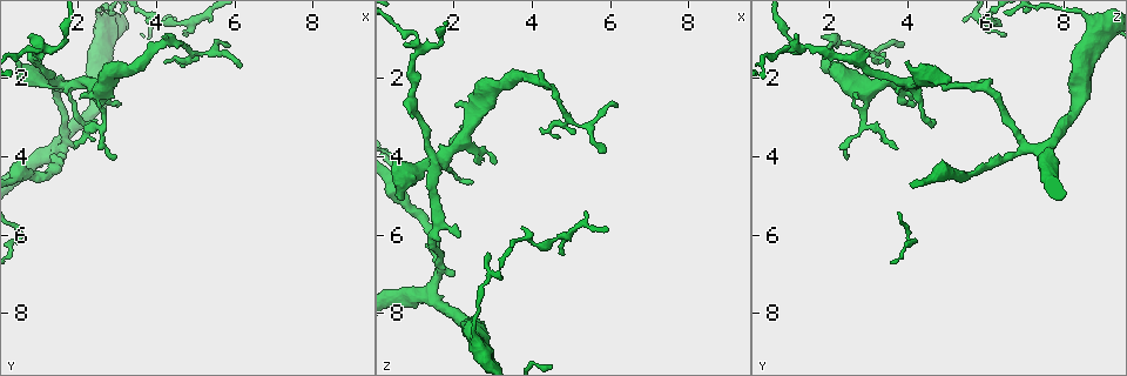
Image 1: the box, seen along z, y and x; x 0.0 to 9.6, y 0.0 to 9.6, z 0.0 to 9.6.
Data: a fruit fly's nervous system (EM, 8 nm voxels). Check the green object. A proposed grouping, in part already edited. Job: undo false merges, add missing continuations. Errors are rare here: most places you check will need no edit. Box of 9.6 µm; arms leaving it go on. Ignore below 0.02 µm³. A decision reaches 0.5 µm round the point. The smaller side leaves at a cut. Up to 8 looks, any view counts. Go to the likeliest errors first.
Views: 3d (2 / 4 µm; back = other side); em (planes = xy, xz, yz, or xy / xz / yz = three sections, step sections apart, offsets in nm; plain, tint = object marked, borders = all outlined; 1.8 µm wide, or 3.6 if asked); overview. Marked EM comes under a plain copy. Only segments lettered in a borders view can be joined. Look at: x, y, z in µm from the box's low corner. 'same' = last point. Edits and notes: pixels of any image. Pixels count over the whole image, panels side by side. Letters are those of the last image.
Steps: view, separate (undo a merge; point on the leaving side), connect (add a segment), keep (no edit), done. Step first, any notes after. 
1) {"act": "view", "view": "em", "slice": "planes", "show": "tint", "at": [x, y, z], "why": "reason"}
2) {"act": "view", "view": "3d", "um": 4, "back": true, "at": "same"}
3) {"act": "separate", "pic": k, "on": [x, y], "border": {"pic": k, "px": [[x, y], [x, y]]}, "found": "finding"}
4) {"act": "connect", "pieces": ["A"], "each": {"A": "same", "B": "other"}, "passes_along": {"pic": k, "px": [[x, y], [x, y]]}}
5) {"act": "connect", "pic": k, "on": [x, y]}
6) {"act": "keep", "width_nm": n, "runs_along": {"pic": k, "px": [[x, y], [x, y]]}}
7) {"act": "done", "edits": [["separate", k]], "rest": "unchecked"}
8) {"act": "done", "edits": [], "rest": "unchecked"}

{"act": "view", "view": "em", "slice": "planes", "show": "tint", "at": [1.55, 2.05, 4.20], "why": "branch point"}

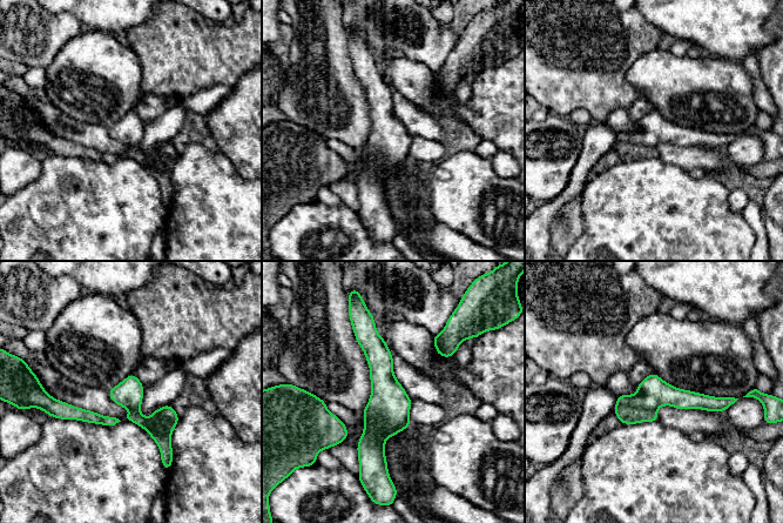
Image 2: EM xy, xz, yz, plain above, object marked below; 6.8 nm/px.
{"act": "view", "view": "em", "slice": "planes", "show": "borders", "at": "same", "why": "what lies round it"}

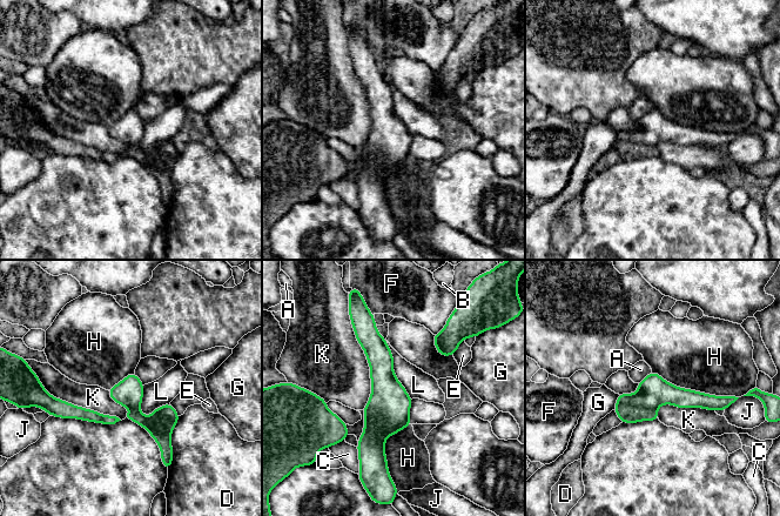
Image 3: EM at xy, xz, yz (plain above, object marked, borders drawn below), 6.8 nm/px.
{"act": "separate", "pic": 3, "on": [627, 413], "each": {"A": "other", "B": "other", "C": "other", "D": "other", "E": "other", "F": "other", "G": "other", "H": "other", "J": "other", "K": "other", "L": "other"}, "border": {"pic": 3, "px": [[617, 402], [656, 409]]}, "found": "two cells meet here"}

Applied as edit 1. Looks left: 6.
{"act": "view", "view": "overview", "why": "redraw"}

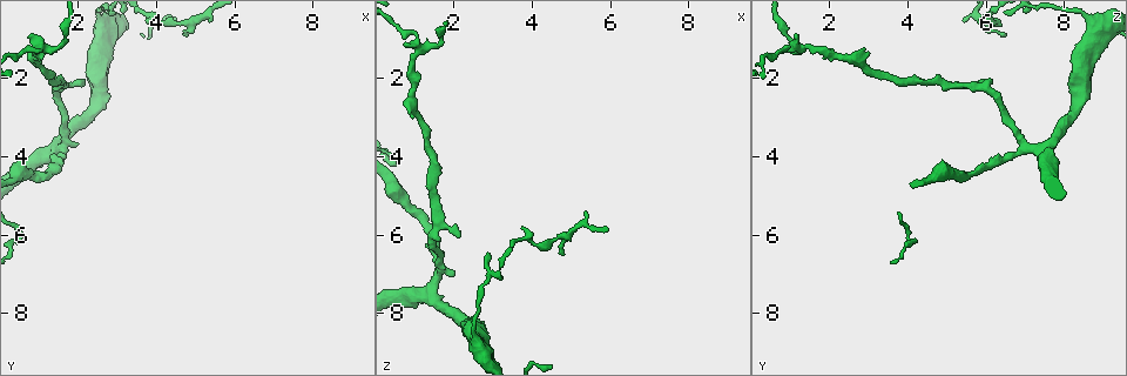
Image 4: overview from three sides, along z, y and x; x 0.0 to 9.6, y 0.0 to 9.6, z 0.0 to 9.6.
{"act": "view", "view": "3d", "um": 4, "at": [1.10, 1.20, 1.30], "why": "a narrow waist"}

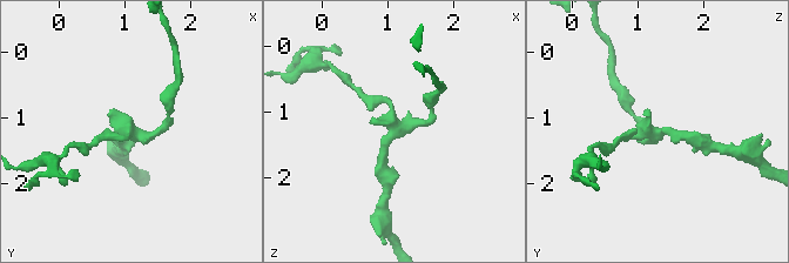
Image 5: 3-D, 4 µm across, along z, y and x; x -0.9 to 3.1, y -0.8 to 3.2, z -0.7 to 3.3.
{"act": "view", "view": "em", "slice": "xz", "step": 4, "show": "tint", "at": [1.15, 1.20, 1.25], "arms": 3, "why": "now the EM"}

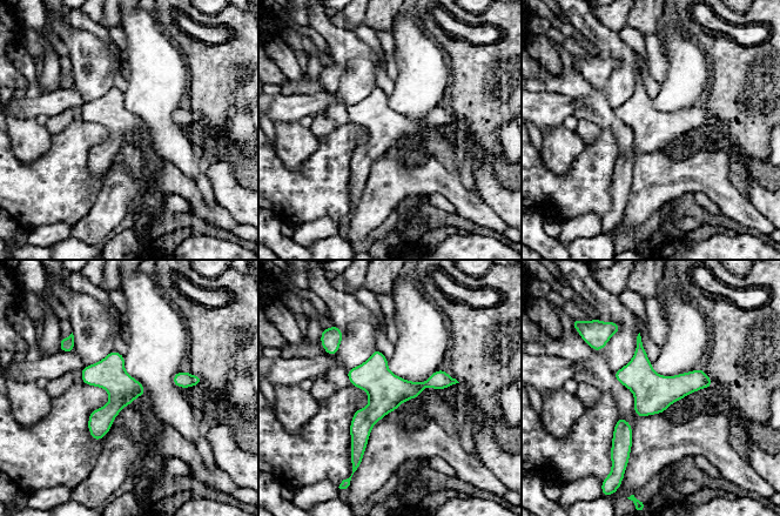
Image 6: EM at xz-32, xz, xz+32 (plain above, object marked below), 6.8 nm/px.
{"act": "view", "view": "em", "slice": "planes", "show": "borders", "at": "same"}

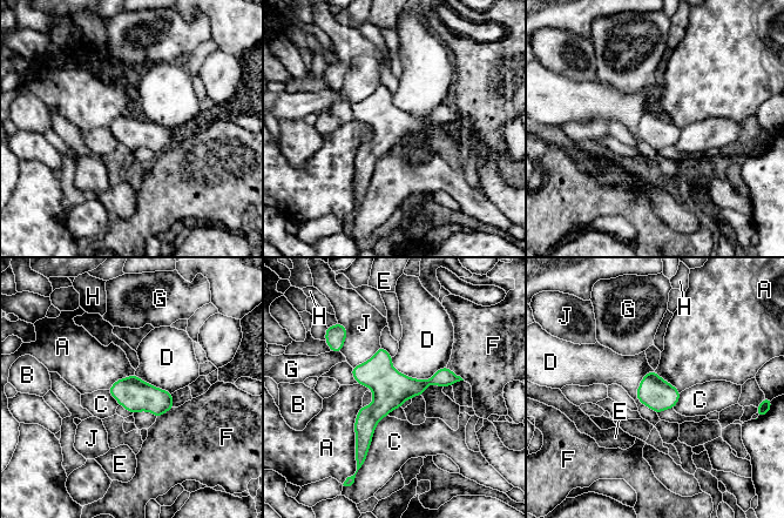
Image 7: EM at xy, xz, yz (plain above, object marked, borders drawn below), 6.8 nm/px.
{"act": "keep", "width_nm": 220, "each": {"A": "other", "B": "other", "C": "other", "D": "other", "E": "other", "F": "other", "G": "other", "H": "other", "J": "other"}, "runs_along": {"pic": 7, "px": [[457, 378], [399, 388], [358, 449]]}, "found": "continuous, no second cell"}

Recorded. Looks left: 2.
{"act": "view", "view": "3d", "um": 2, "back": true, "at": [4.80, 0.95, 6.45], "why": "free end"}

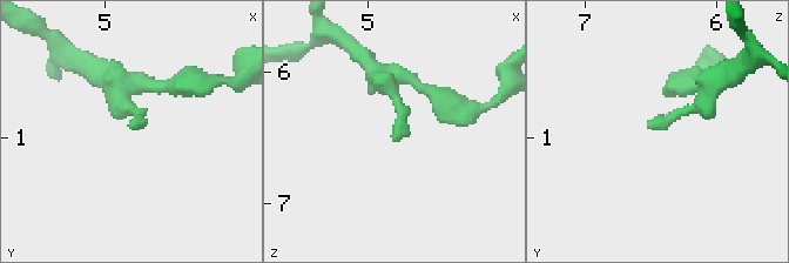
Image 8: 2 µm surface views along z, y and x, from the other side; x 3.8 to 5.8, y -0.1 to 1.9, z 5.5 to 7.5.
{"act": "view", "view": "em", "slice": "planes", "show": "borders", "at": [4.78, 0.92, 6.52]}

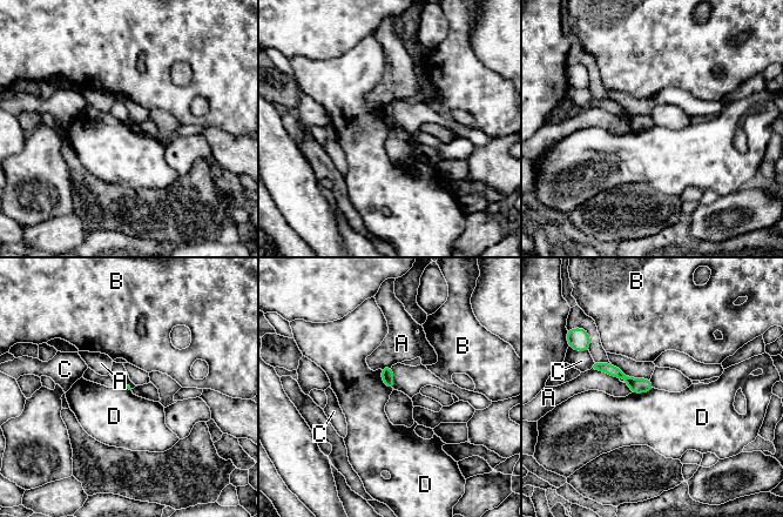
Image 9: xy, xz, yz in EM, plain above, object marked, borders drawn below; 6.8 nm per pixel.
{"act": "keep", "each": {"A": "other", "B": "other", "C": "other", "D": "other"}, "found": "no lettered segment goes on from it"}

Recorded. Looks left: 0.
{"act": "done", "edits": [["separate", 3]], "rest": "unchecked"}

